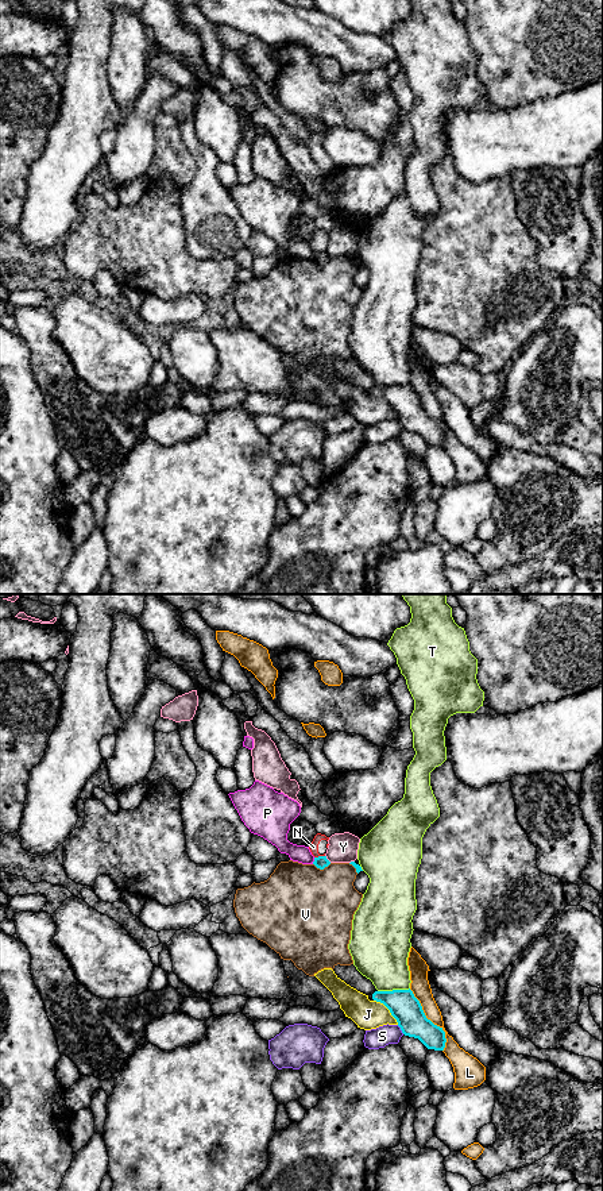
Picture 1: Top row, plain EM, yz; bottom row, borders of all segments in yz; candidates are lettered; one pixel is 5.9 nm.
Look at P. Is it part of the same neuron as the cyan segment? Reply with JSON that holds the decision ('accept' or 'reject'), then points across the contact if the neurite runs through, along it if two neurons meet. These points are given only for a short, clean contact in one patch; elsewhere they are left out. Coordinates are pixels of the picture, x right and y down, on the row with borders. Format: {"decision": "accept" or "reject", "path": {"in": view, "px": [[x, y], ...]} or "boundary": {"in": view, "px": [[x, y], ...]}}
{"decision": "reject", "boundary": {"in": "yz", "px": [[314, 858], [312, 863]]}}

